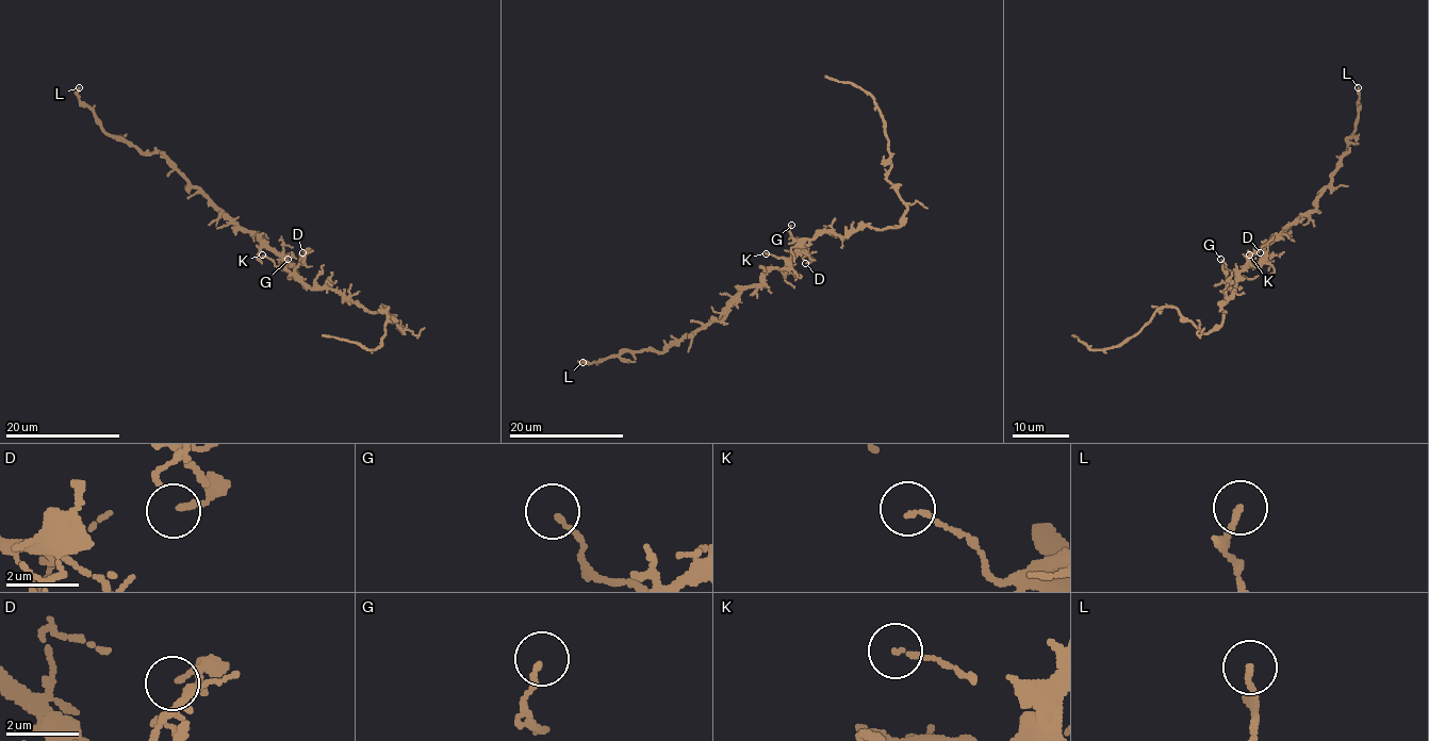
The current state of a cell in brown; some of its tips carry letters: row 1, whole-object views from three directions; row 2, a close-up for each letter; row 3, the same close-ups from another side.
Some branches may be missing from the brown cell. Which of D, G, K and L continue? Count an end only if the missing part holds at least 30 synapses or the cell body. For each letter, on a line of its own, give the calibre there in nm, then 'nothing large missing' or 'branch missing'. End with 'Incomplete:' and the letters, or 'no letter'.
D: 130 nm | nothing large missing
G: 120 nm | nothing large missing
K: 110 nm | nothing large missing
L: 150 nm | nothing large missing
Incomplete: no letter

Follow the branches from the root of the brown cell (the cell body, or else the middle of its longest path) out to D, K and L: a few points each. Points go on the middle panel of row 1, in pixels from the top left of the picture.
D: (804, 243), (798, 246), (811, 260), (805, 263)
K: (804, 243), (798, 245), (789, 258), (766, 253)
L: (804, 243), (784, 267), (746, 286), (720, 319), (662, 351), (621, 350), (582, 362)

